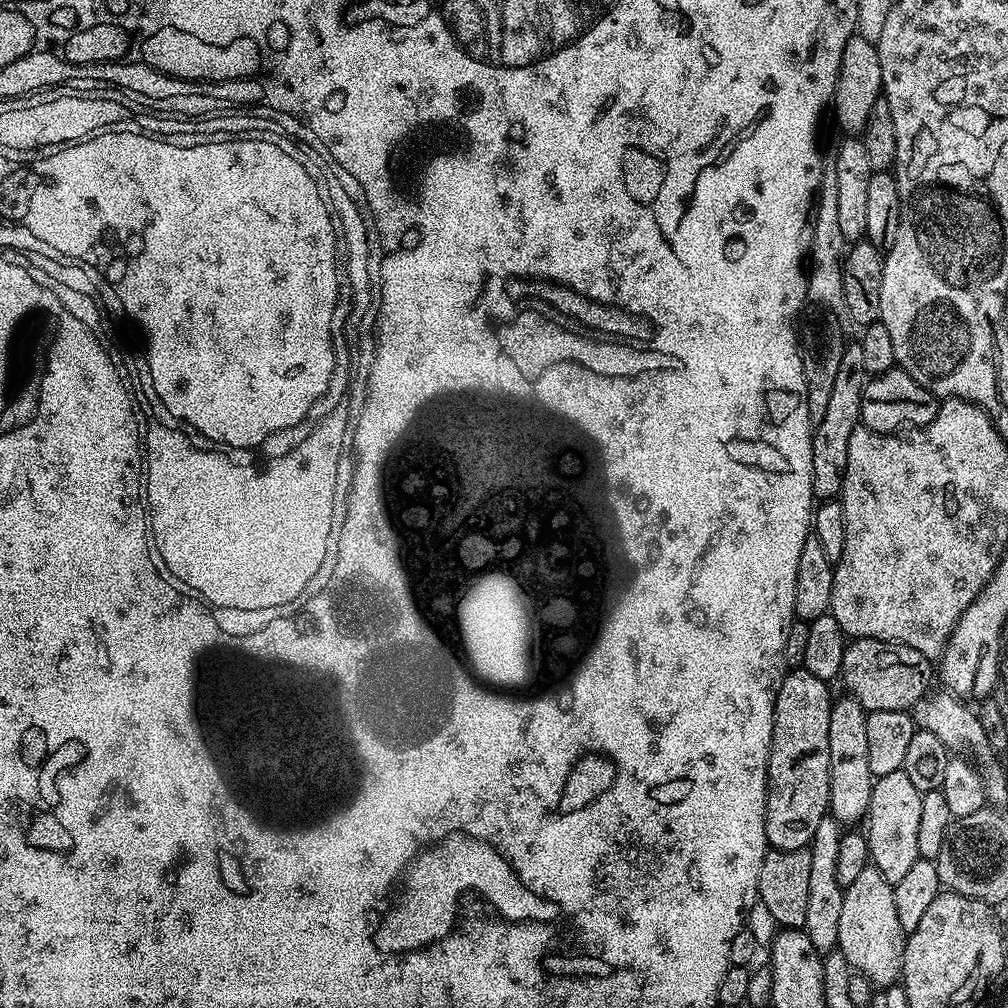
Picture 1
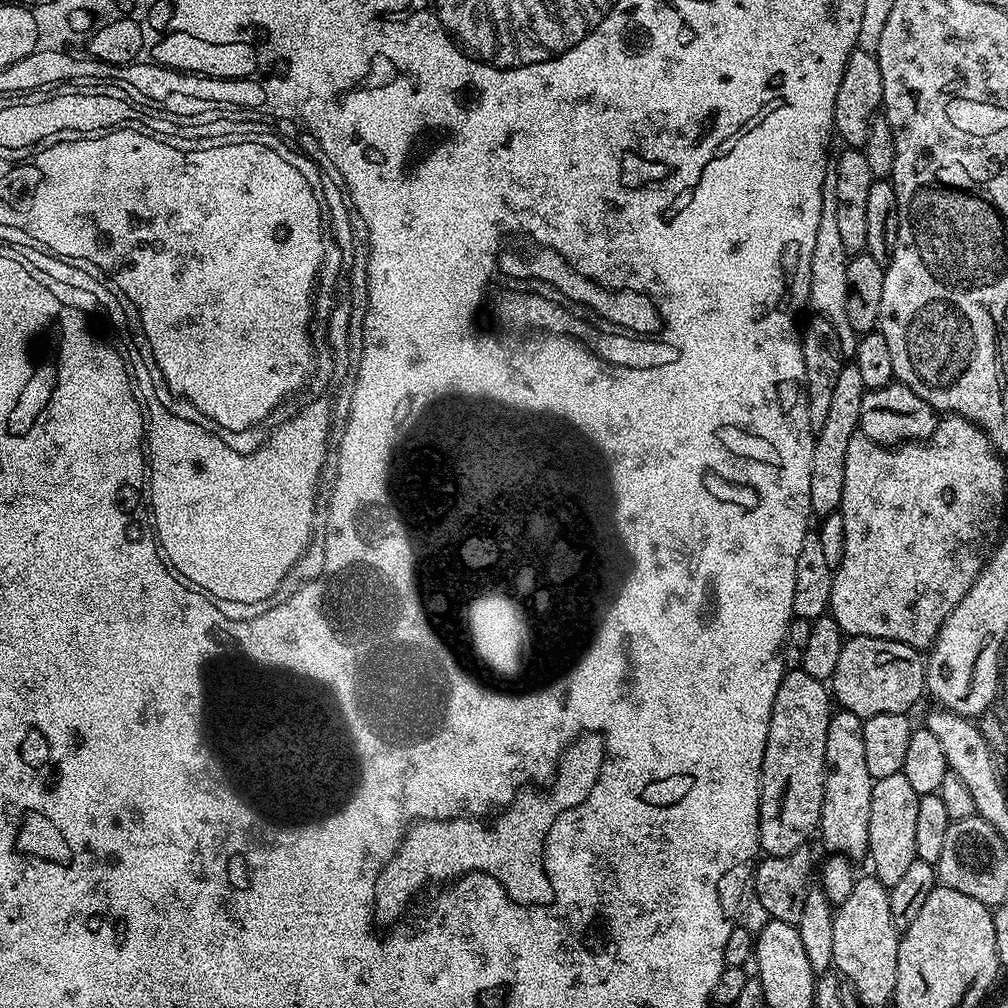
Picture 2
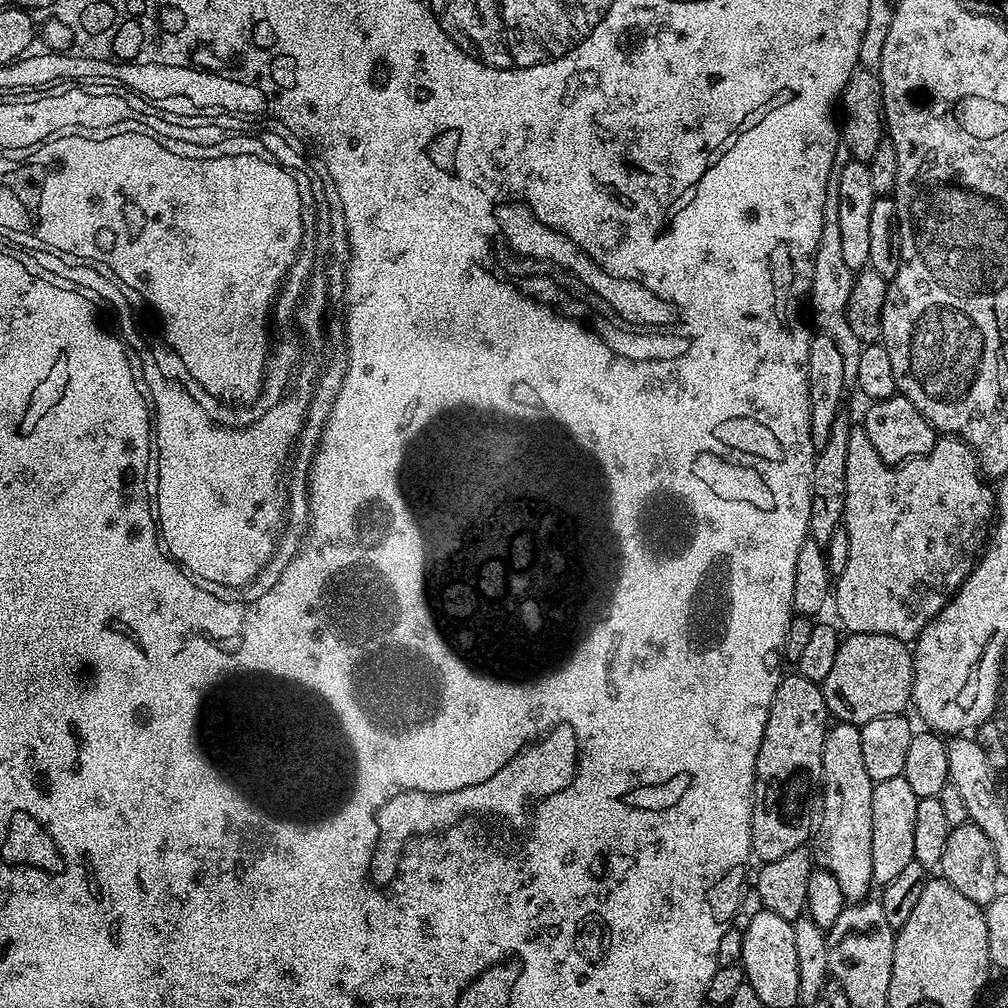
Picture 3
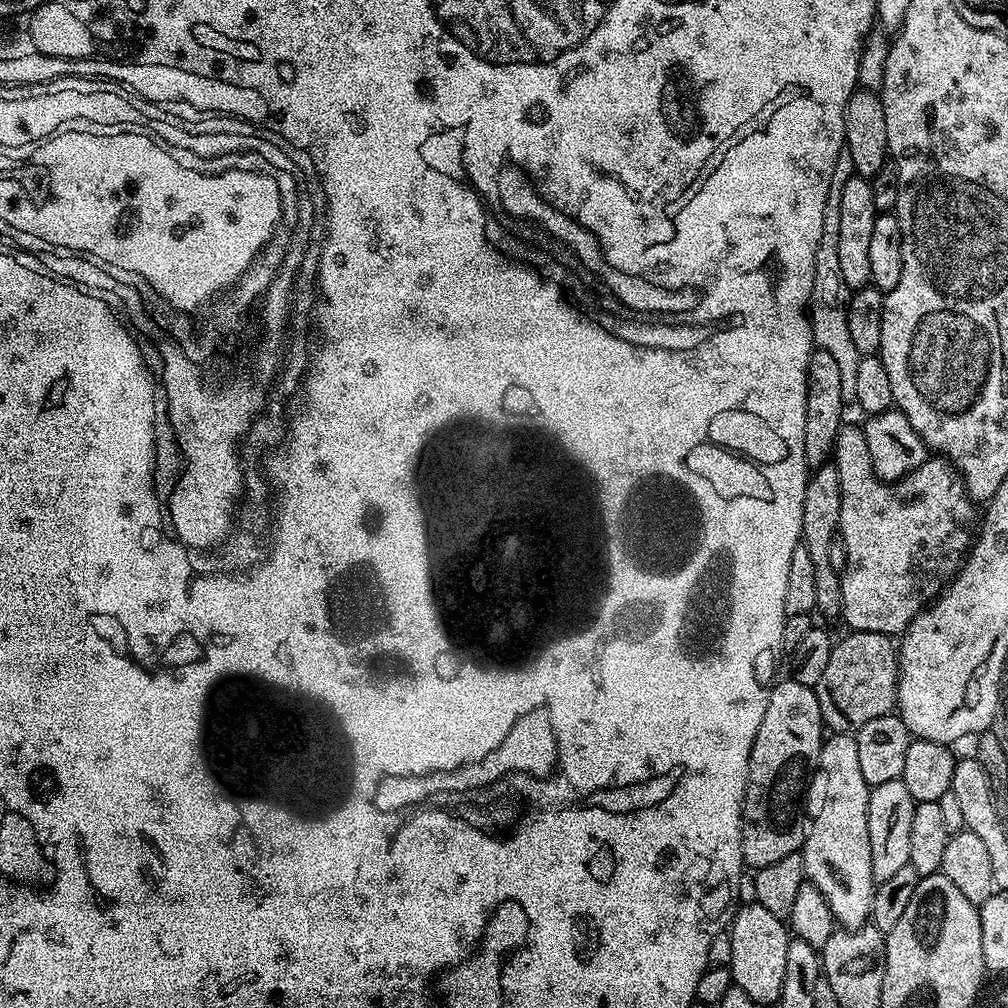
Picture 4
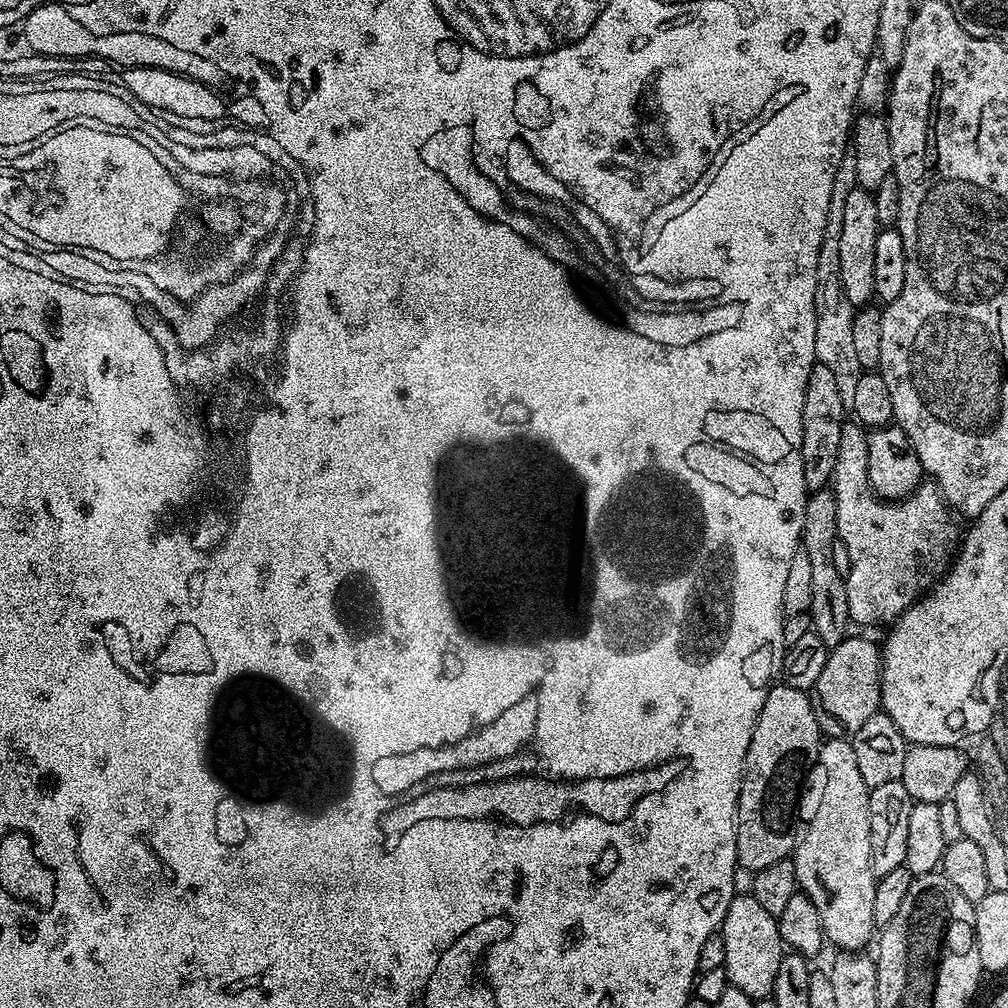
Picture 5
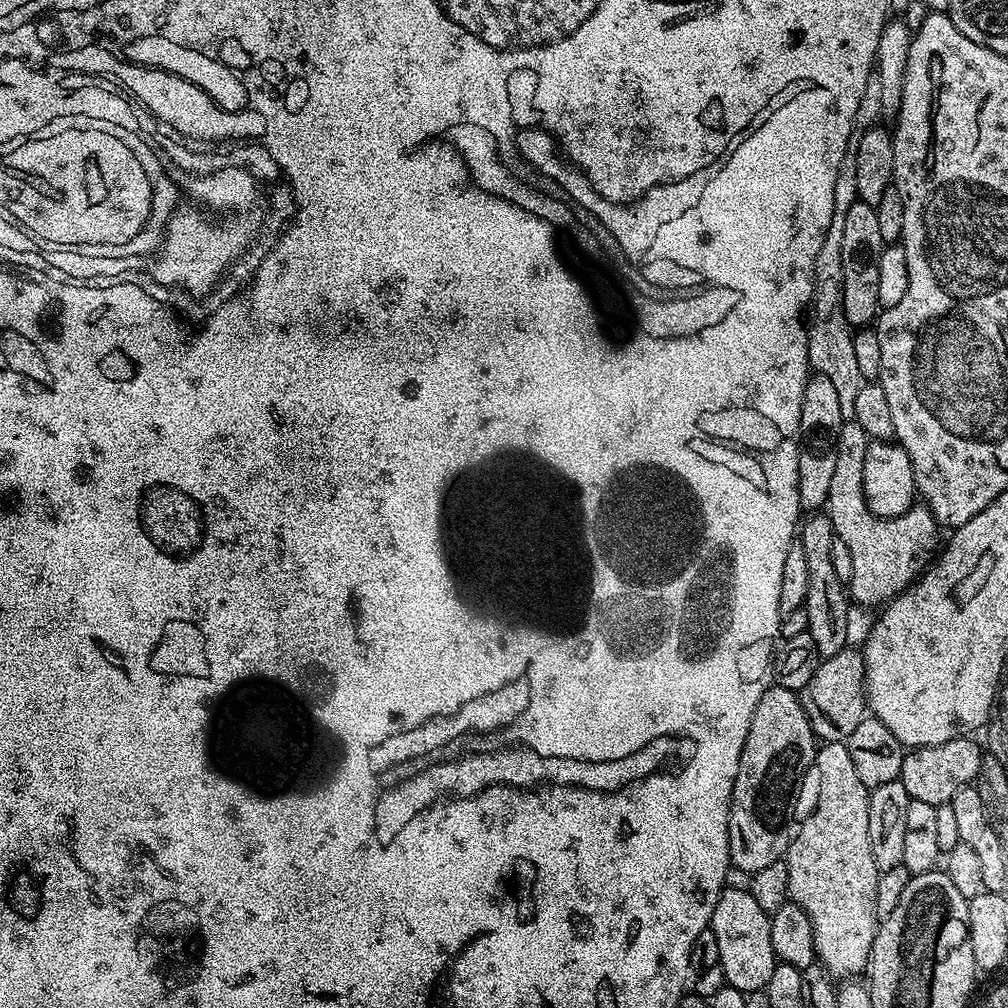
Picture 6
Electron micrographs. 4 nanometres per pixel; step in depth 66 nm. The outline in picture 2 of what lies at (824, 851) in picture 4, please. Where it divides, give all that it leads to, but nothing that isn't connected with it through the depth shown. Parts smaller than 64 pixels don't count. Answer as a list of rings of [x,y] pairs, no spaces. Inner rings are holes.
[[[836,710],[828,723],[826,762],[824,763],[824,801],[820,811],[818,836],[824,839],[829,853],[849,861],[864,860],[868,855],[870,830],[870,794],[874,783],[866,766],[866,749],[862,747],[864,721],[860,717]]]

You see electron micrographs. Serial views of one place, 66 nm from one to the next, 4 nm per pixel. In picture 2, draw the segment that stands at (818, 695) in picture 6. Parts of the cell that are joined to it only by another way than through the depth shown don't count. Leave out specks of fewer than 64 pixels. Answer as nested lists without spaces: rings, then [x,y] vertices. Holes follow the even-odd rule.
[[[854,636],[845,639],[830,692],[841,709],[865,721],[878,714],[908,714],[926,692],[926,660],[917,649],[886,638]]]

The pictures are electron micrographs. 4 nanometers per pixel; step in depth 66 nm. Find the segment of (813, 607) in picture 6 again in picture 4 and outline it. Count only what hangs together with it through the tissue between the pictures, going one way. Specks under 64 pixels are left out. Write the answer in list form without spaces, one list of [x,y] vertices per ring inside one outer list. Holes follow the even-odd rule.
[[[829,462],[809,475],[806,498],[802,506],[802,543],[806,546],[806,550],[810,550],[810,558],[814,558],[814,578],[818,589],[816,612],[834,618],[840,616],[842,586],[840,573],[834,570],[834,566],[830,566],[830,542],[837,539],[841,510],[842,482],[838,482],[835,463]]]

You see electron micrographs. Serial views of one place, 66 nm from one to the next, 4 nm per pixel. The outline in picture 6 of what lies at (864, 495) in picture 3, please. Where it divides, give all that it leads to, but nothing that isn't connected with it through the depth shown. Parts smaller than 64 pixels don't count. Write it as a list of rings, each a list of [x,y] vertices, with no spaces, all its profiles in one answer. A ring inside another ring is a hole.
[[[845,419],[842,430],[838,430],[834,475],[830,482],[826,514],[836,531],[836,539],[846,542],[846,550],[850,550],[850,559],[854,565],[854,574],[850,581],[851,599],[865,609],[868,607],[876,610],[910,587],[913,580],[917,579],[933,563],[938,552],[938,545],[941,543],[942,529],[933,518],[932,511],[923,506],[913,506],[906,514],[894,518],[875,516],[868,509],[862,490],[862,466],[866,462],[866,450],[869,443],[870,437],[862,430],[862,426],[858,426],[856,419]]]

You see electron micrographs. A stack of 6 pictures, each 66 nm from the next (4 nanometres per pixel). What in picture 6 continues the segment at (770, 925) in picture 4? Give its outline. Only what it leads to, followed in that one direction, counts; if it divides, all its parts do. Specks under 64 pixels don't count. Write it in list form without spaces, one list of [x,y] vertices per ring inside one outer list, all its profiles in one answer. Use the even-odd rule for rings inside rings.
[[[725,887],[718,898],[718,906],[714,906],[710,927],[718,942],[719,966],[724,972],[726,984],[745,994],[767,989],[770,974],[774,974],[778,961],[774,954],[774,942],[770,942],[769,913],[754,902],[751,891]]]

